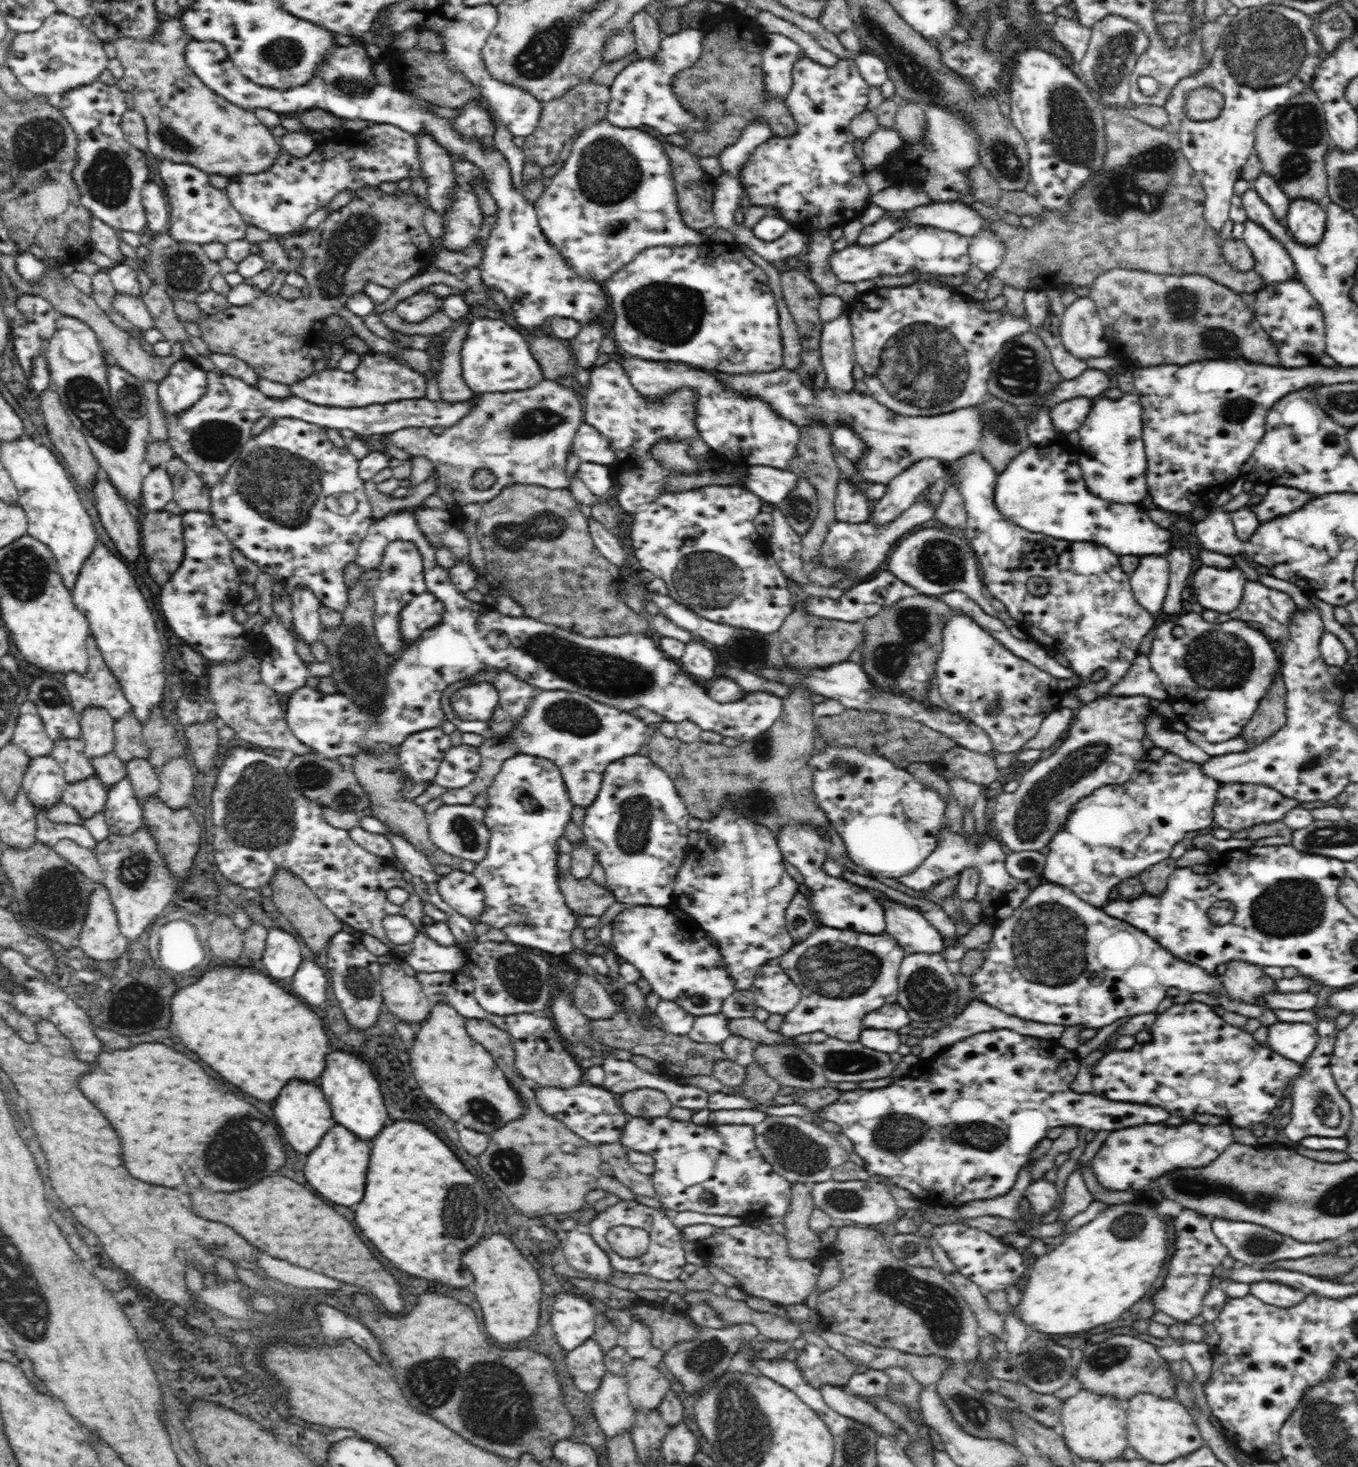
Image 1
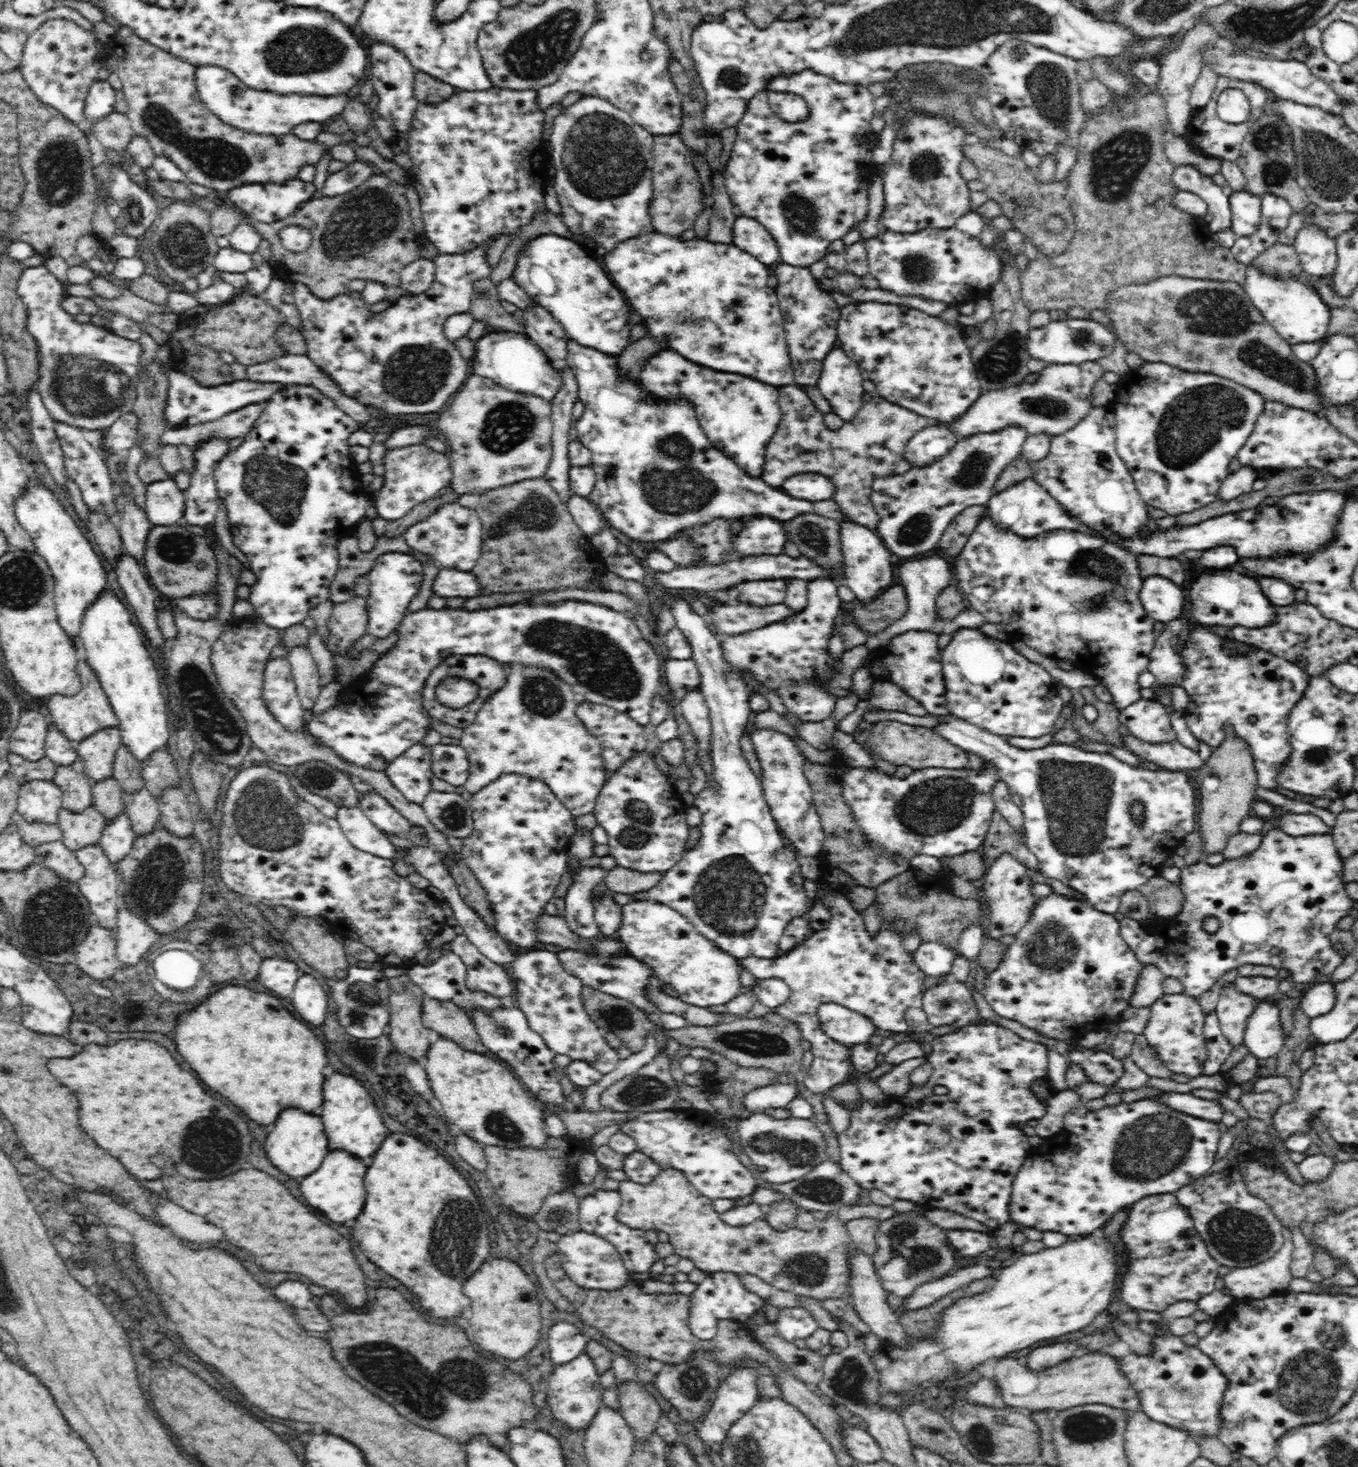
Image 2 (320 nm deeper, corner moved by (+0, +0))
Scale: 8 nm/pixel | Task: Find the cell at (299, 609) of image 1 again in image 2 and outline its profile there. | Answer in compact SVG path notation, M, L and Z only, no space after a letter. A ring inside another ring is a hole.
M306 645L295 647L288 652L287 660L291 665L302 708L305 708L305 711L310 714L321 692L317 662L312 658Z

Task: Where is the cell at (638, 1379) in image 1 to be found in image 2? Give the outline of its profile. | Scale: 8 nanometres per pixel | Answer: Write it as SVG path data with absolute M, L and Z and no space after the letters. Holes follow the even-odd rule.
M636 1379L619 1383L619 1411L631 1428L636 1441L646 1440L657 1430L662 1416L657 1397L650 1395Z

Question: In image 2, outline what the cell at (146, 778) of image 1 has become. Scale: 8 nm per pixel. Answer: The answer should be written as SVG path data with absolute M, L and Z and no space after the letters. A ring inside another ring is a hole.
M142 788L136 793L123 793L123 812L128 815L137 837L150 834L159 822L159 799Z

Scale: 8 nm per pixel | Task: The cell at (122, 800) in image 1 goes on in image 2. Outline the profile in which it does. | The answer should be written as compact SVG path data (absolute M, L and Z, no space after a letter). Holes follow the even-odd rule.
M120 812L114 820L107 823L98 843L109 861L117 863L128 856L136 837L128 815Z

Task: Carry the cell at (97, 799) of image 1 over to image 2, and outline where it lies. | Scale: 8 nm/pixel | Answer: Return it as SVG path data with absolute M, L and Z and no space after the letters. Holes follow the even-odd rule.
M93 805L79 813L60 808L57 820L63 830L61 841L73 852L90 844L97 844L107 823L105 816Z

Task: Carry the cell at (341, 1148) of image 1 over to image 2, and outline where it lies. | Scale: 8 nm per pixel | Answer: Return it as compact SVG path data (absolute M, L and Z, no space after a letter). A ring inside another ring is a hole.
M334 1150L326 1156L322 1166L314 1174L302 1180L300 1192L306 1198L306 1202L316 1210L320 1210L328 1220L344 1224L348 1220L354 1220L362 1212L362 1206L366 1200L364 1174L366 1174L366 1166L358 1158L350 1156L348 1152Z

